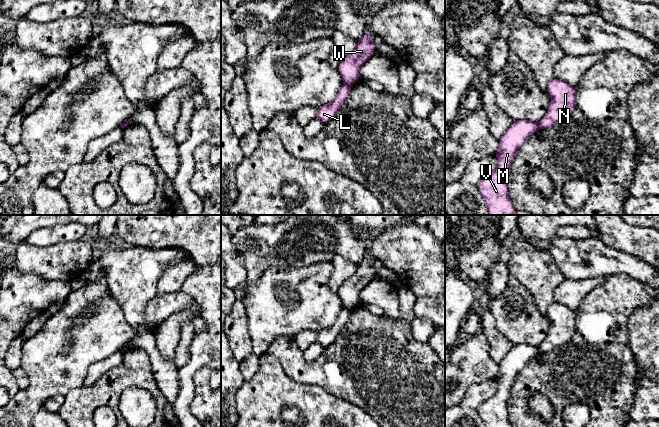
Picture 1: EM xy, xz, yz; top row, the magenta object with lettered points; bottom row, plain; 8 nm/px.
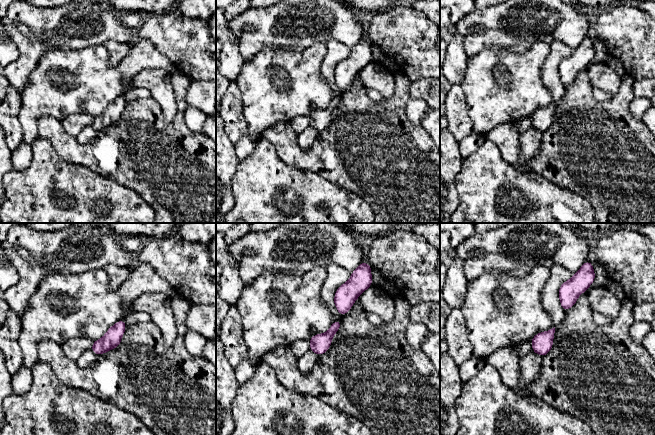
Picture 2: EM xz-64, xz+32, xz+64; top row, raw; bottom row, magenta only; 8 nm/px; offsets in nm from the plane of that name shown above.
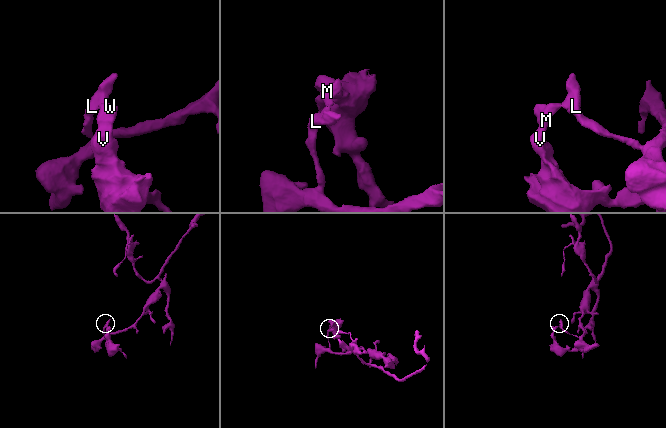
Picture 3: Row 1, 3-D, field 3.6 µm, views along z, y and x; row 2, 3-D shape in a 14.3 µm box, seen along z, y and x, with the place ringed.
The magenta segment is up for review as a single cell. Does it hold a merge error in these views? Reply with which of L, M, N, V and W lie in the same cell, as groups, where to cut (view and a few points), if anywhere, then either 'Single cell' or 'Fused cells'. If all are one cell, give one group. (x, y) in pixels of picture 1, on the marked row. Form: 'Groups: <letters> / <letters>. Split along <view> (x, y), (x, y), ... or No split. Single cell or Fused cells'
Groups: L N / M V W. Split along xz (344, 83), (349, 85). Fused cells

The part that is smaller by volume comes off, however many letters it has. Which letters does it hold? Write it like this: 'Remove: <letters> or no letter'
Remove: M, V, W

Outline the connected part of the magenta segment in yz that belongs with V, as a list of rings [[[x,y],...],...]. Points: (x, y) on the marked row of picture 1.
[[[524,119],[513,121],[498,140],[495,154],[498,166],[478,184],[488,215],[513,215],[516,212],[508,194],[508,174],[516,152],[538,129],[539,125],[535,122]]]

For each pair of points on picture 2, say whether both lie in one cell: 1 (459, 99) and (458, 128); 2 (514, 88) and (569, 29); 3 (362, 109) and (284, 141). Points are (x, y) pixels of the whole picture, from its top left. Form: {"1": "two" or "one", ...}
{"1": "one", "2": "two", "3": "one"}

